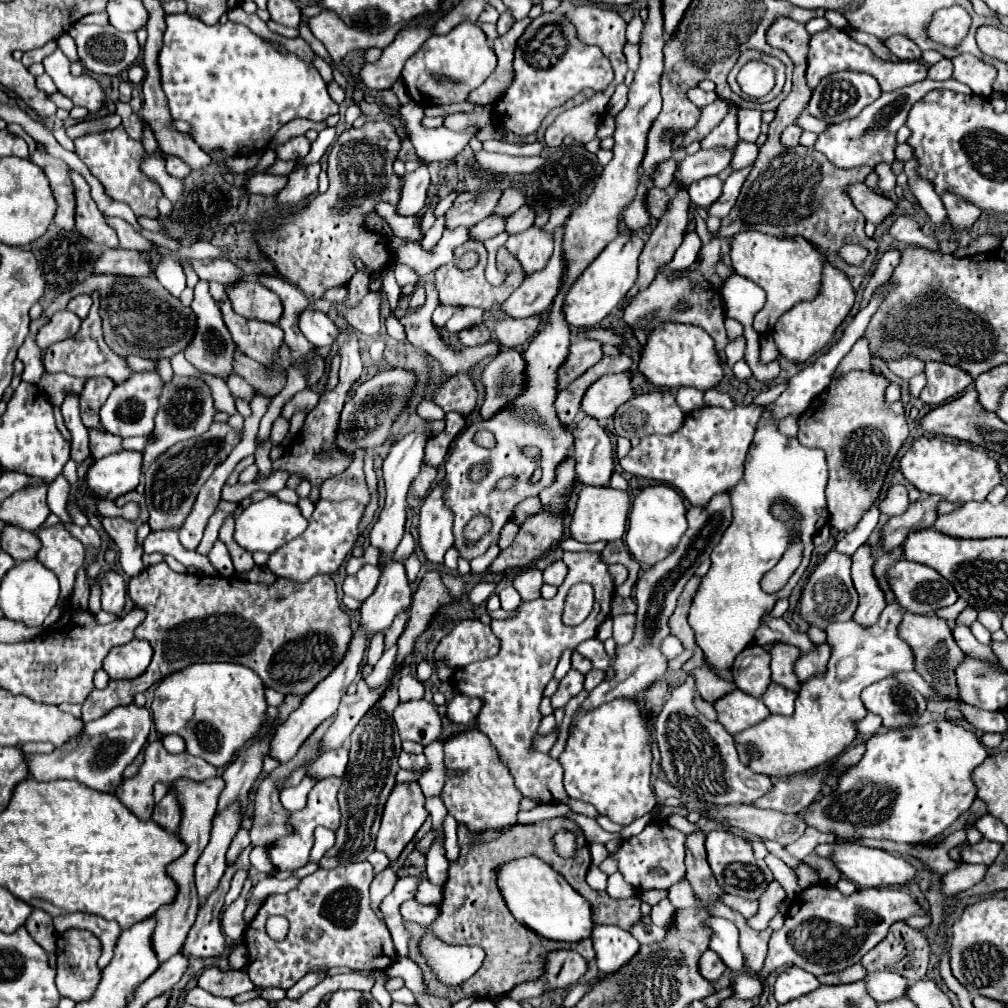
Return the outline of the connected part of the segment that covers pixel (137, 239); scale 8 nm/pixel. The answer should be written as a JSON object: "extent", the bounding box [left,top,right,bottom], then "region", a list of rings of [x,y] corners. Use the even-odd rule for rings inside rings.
{"extent":[106,217,153,250],"region":[[[107,217],[106,221],[116,231],[120,248],[136,250],[153,248],[152,242],[145,239],[140,233],[137,233],[129,223],[121,218]]]}

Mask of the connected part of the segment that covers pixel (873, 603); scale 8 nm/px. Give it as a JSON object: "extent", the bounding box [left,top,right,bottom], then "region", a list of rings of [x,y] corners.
{"extent":[852,544,886,626],"region":[[[862,544],[852,554],[852,580],[860,594],[860,604],[858,604],[854,620],[864,626],[870,626],[872,622],[876,622],[876,618],[886,606],[884,592],[880,590],[872,568],[874,568],[872,550],[868,544]]]}

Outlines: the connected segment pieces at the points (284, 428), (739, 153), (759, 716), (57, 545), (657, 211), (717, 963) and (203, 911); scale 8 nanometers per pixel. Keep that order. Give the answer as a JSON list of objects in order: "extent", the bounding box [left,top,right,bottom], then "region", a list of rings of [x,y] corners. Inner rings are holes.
[{"extent":[270,416,288,446],"region":[[[282,416],[274,422],[274,428],[272,428],[272,434],[270,434],[270,442],[272,442],[272,446],[278,446],[282,440],[284,440],[284,436],[286,436],[286,432],[288,432],[288,420],[284,420]]]},{"extent":[732,142,758,170],"region":[[[738,142],[736,144],[736,150],[734,150],[734,158],[732,158],[732,170],[740,170],[744,168],[746,164],[754,164],[758,156],[758,146],[752,144],[752,142]]]},{"extent":[714,690,770,736],"region":[[[734,690],[714,702],[714,708],[718,712],[718,722],[734,736],[746,728],[756,726],[764,718],[770,716],[768,708],[760,698],[754,698],[750,694],[744,694],[742,690]]]},{"extent":[38,524,86,598],"region":[[[62,524],[44,528],[38,532],[42,540],[42,550],[38,552],[38,562],[56,574],[62,588],[62,598],[70,598],[76,572],[84,564],[86,550]]]},{"extent":[648,188,670,220],"region":[[[648,188],[648,214],[654,218],[654,220],[660,220],[666,210],[668,210],[668,204],[670,204],[670,194],[662,188]]]},{"extent":[698,950,726,980],"region":[[[706,950],[702,956],[700,956],[700,960],[698,960],[698,968],[700,968],[700,974],[706,978],[706,980],[718,980],[722,974],[724,974],[724,970],[726,970],[726,966],[724,966],[724,962],[716,956],[716,952],[712,952],[712,950]]]},{"extent":[182,846,252,958],"region":[[[248,846],[238,856],[238,860],[232,866],[226,868],[226,872],[220,880],[220,886],[202,904],[202,908],[198,912],[198,918],[196,918],[196,922],[194,922],[192,930],[188,932],[188,938],[182,946],[184,956],[208,958],[208,956],[222,956],[228,950],[230,944],[228,944],[228,940],[222,932],[222,926],[220,926],[220,912],[222,912],[222,906],[224,906],[224,896],[230,890],[230,880],[232,880],[234,872],[238,868],[250,870],[250,860],[248,860],[250,850],[252,850],[252,846]]]}]

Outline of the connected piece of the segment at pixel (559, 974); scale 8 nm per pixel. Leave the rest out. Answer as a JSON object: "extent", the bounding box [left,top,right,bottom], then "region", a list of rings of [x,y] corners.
{"extent":[508,950,588,1002],"region":[[[558,950],[550,952],[546,958],[546,974],[536,982],[524,982],[512,988],[512,994],[508,994],[512,1000],[524,1002],[528,998],[538,998],[548,990],[556,988],[568,988],[576,984],[588,970],[588,962],[572,952],[572,950]]]}

